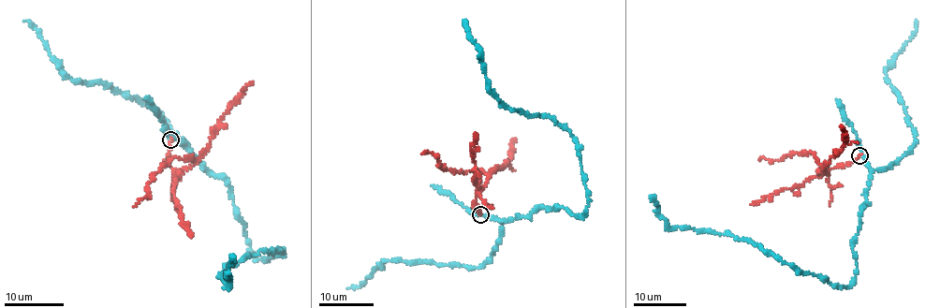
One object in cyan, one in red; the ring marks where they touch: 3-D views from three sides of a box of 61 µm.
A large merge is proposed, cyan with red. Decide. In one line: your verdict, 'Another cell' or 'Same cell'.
Another cell

